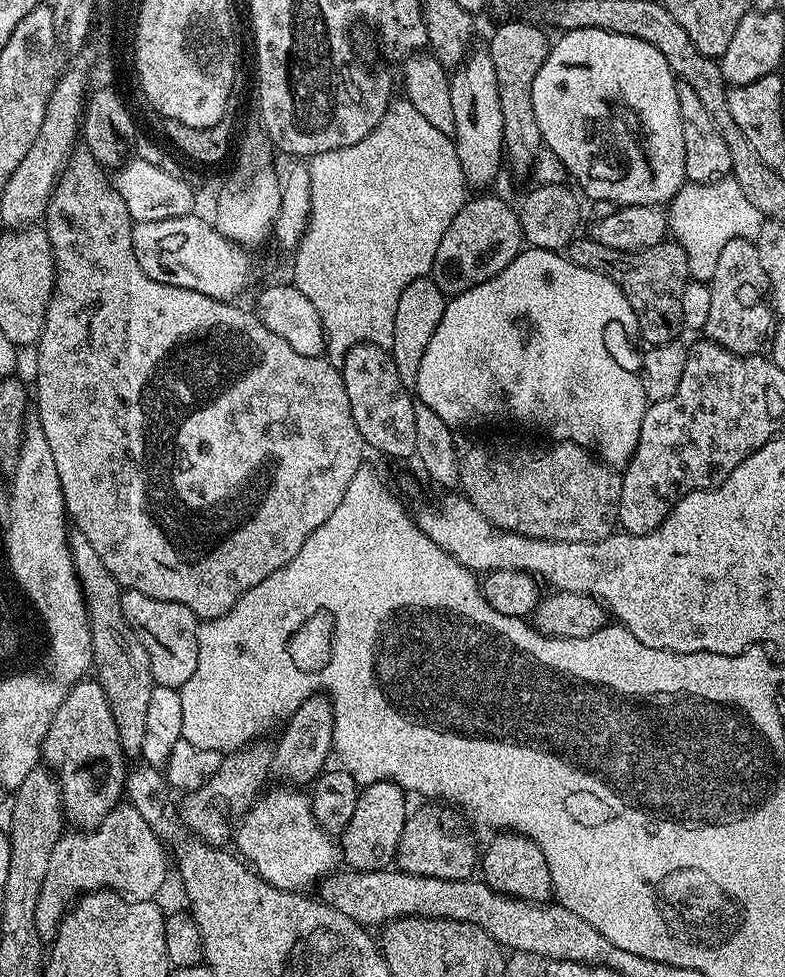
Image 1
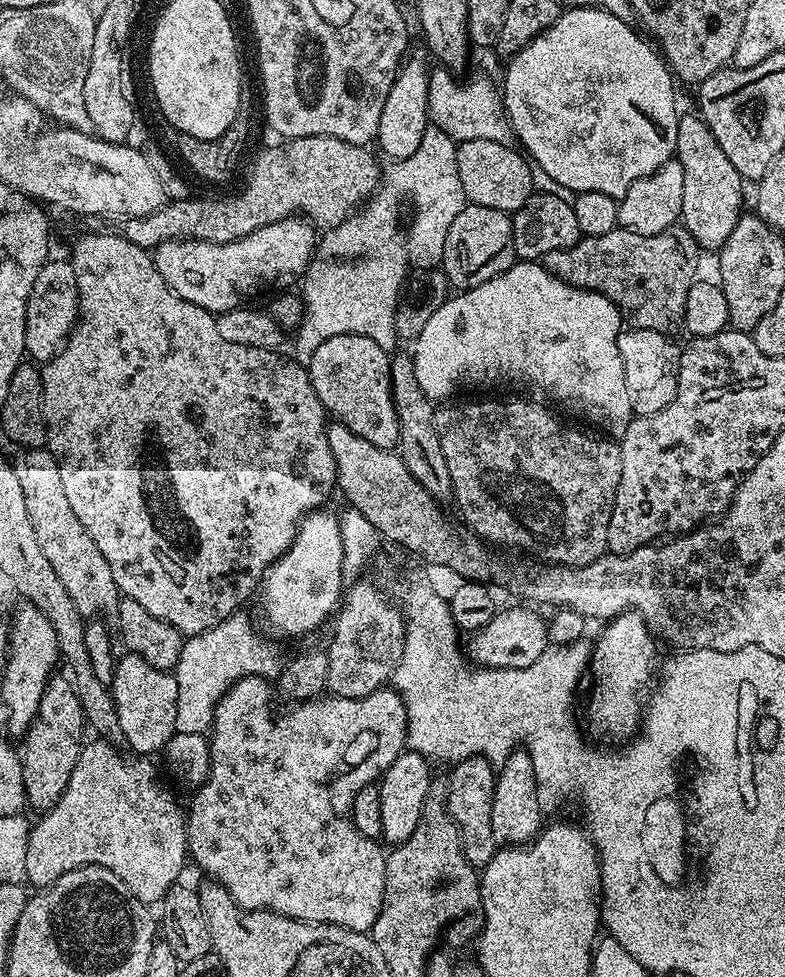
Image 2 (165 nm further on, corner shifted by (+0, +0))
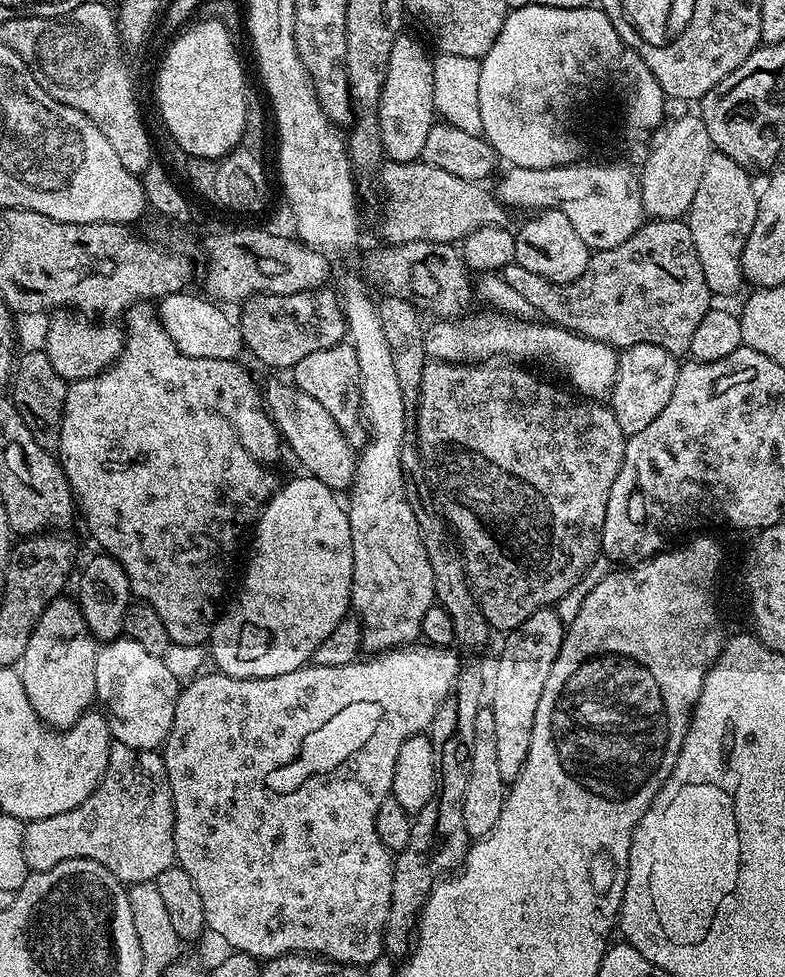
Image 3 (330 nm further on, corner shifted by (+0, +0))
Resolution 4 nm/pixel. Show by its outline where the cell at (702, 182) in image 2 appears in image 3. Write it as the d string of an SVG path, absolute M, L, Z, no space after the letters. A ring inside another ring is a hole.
M713 151L712 157L706 162L706 170L702 170L694 202L686 213L690 238L694 238L694 250L698 250L698 262L702 262L702 274L706 274L706 286L716 298L738 291L744 280L740 265L742 250L746 246L746 238L750 238L750 230L754 230L754 218L758 214L758 188L757 185L752 185L751 178L753 179L749 169L738 166L734 158L726 158L726 154Z

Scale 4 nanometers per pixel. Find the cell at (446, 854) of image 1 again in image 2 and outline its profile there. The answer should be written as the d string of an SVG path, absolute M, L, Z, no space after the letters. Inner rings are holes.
M471 756L462 762L451 765L448 781L448 813L460 831L462 850L473 868L483 869L494 858L498 842L494 838L494 822L490 822L490 806L494 798L497 769L485 756Z

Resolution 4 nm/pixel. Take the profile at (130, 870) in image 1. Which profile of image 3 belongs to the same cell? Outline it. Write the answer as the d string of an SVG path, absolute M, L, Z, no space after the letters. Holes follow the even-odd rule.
M113 743L104 777L90 798L86 798L86 802L74 810L66 810L66 814L27 821L24 829L24 853L28 867L33 872L50 870L50 866L58 866L58 862L66 862L70 858L86 858L106 866L106 870L110 870L110 874L117 876L125 886L141 884L147 880L156 881L162 870L176 864L174 802L168 776L164 772L163 755L156 750L139 752L125 744Z

